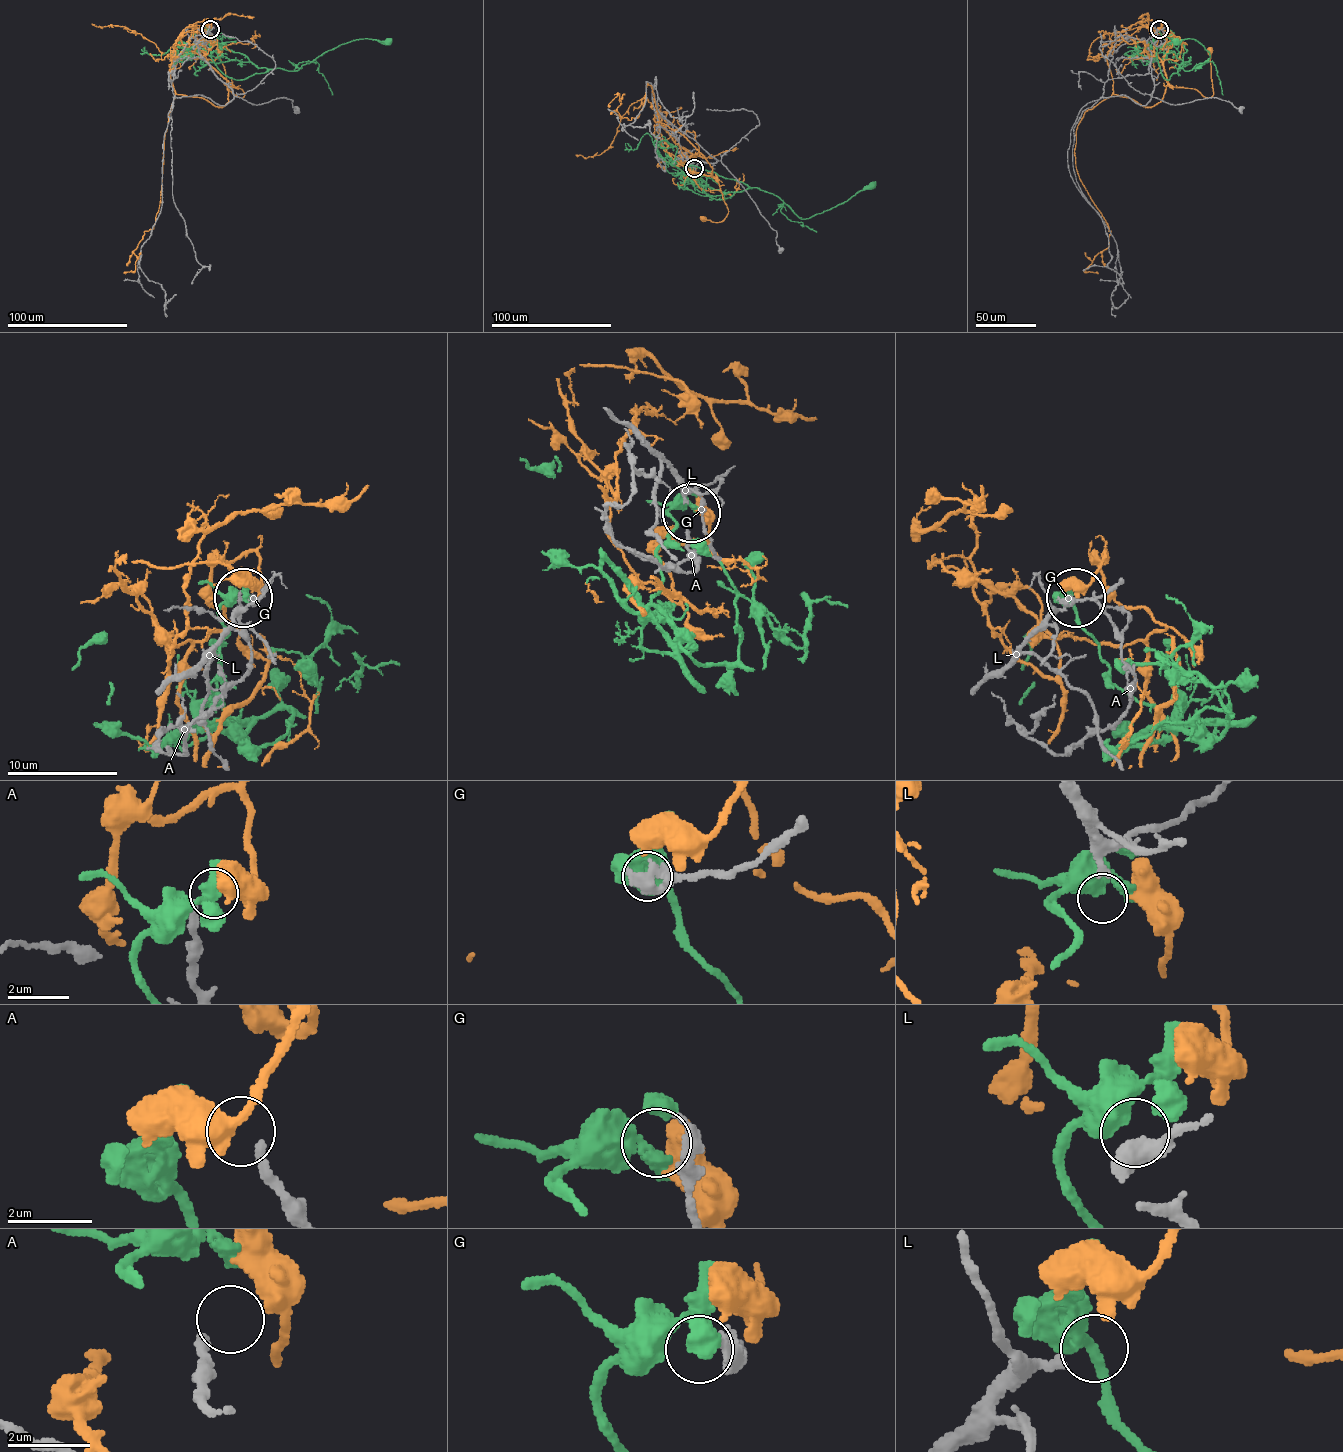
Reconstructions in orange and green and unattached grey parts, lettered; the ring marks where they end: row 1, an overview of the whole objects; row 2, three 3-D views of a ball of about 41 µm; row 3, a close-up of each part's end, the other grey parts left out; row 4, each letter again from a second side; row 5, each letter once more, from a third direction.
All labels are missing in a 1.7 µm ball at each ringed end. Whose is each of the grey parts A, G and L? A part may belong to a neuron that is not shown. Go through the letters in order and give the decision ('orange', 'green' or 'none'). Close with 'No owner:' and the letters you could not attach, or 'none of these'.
A: none
G: green
L: none
No owner: A, L

